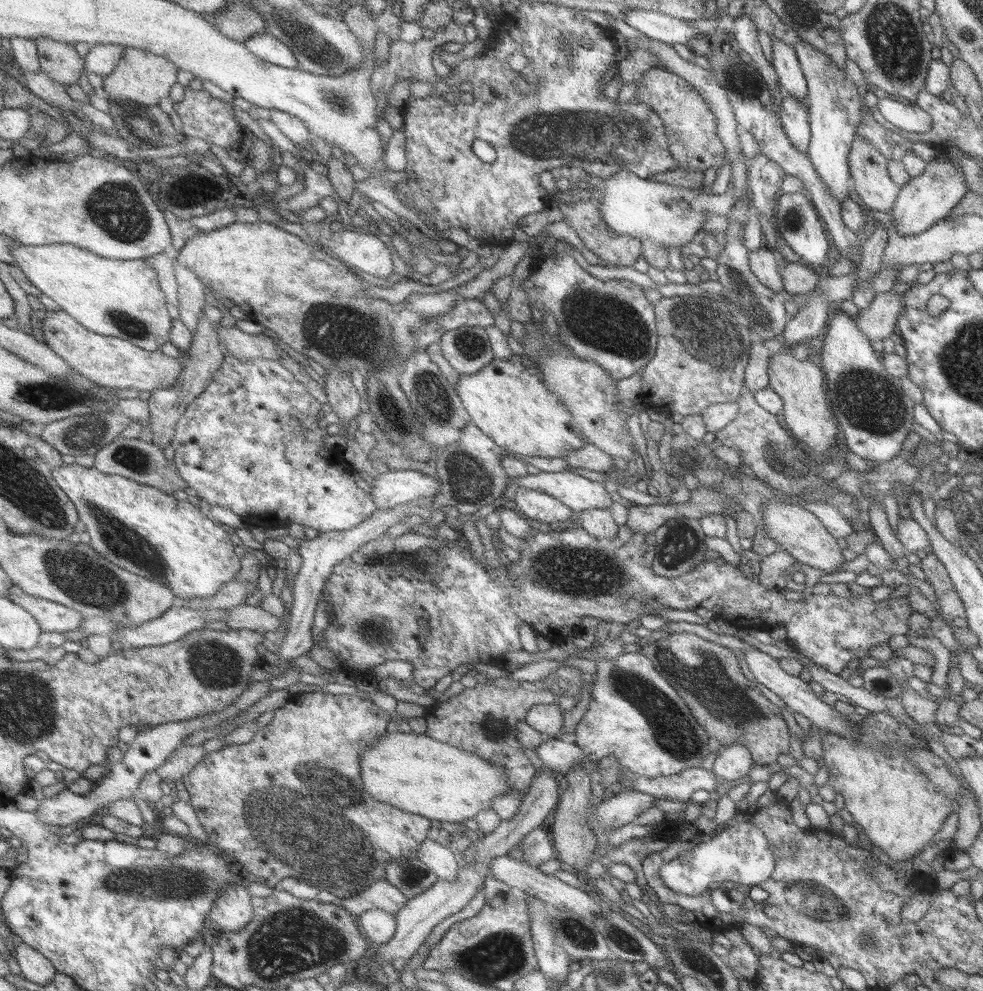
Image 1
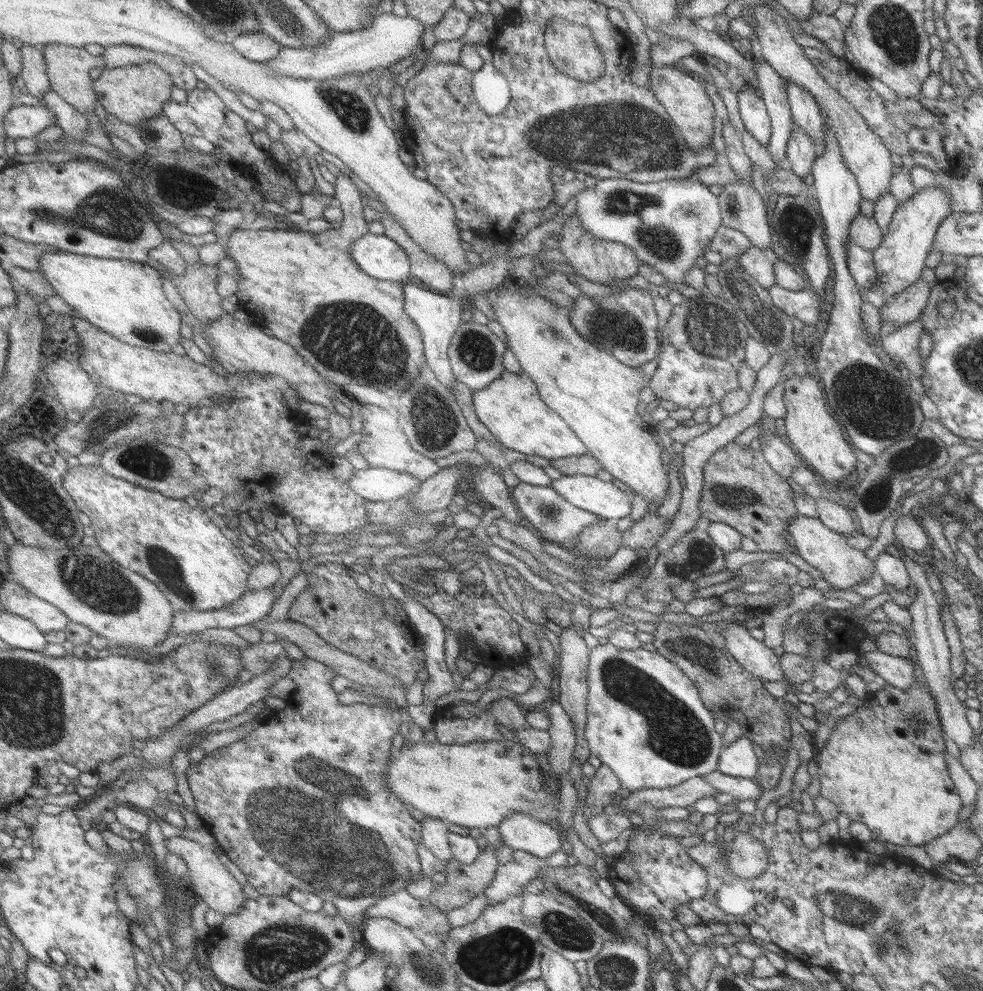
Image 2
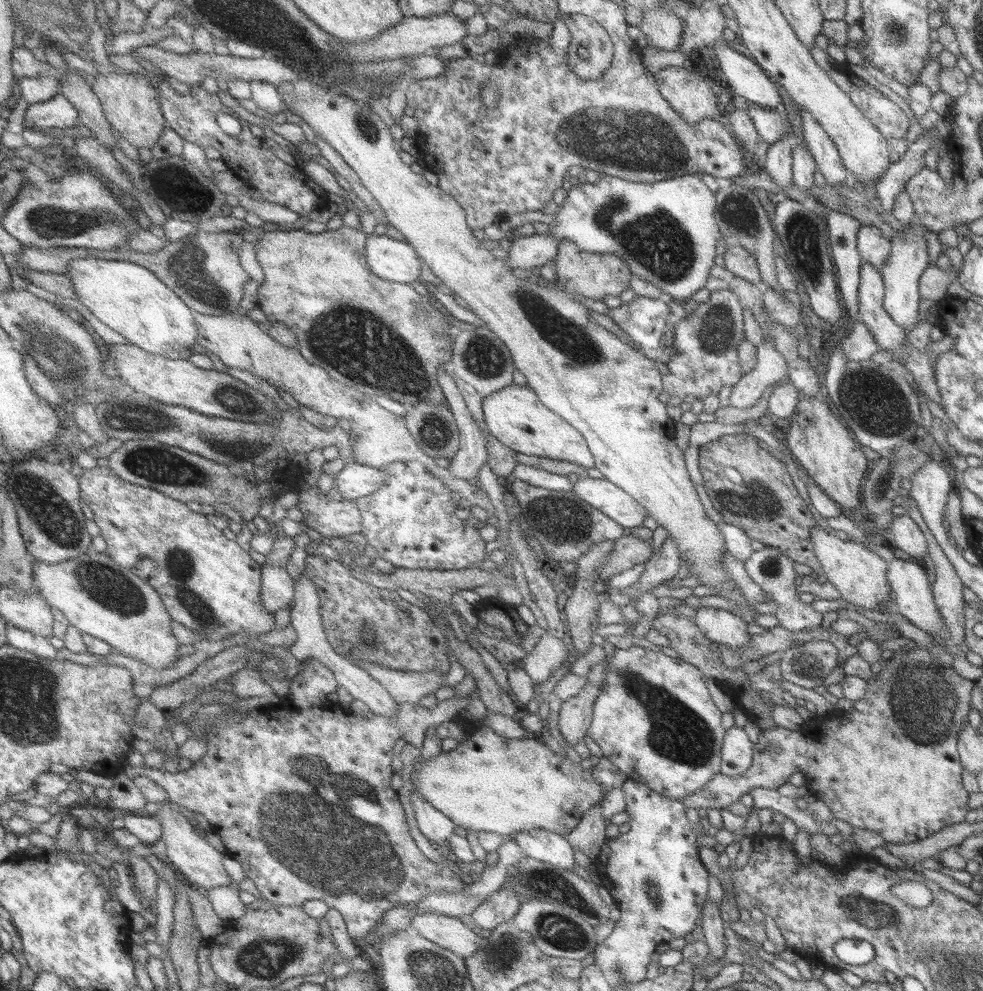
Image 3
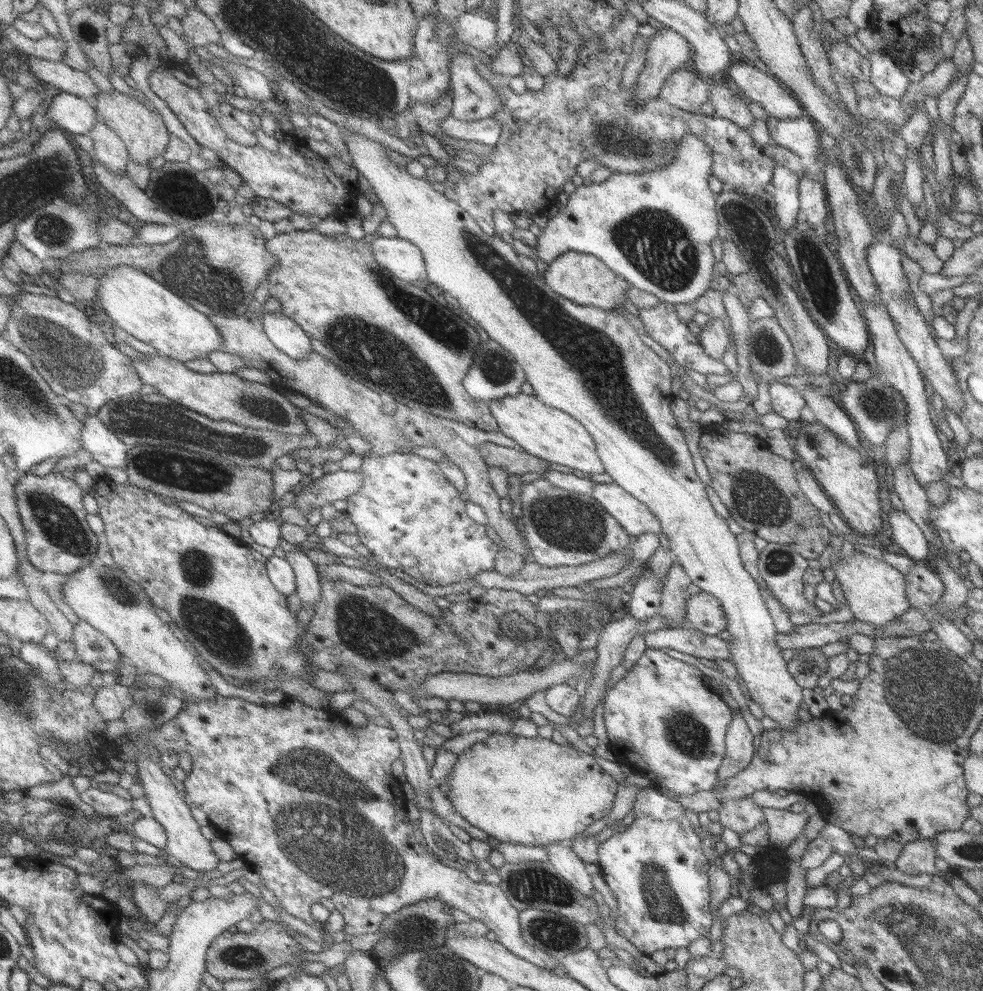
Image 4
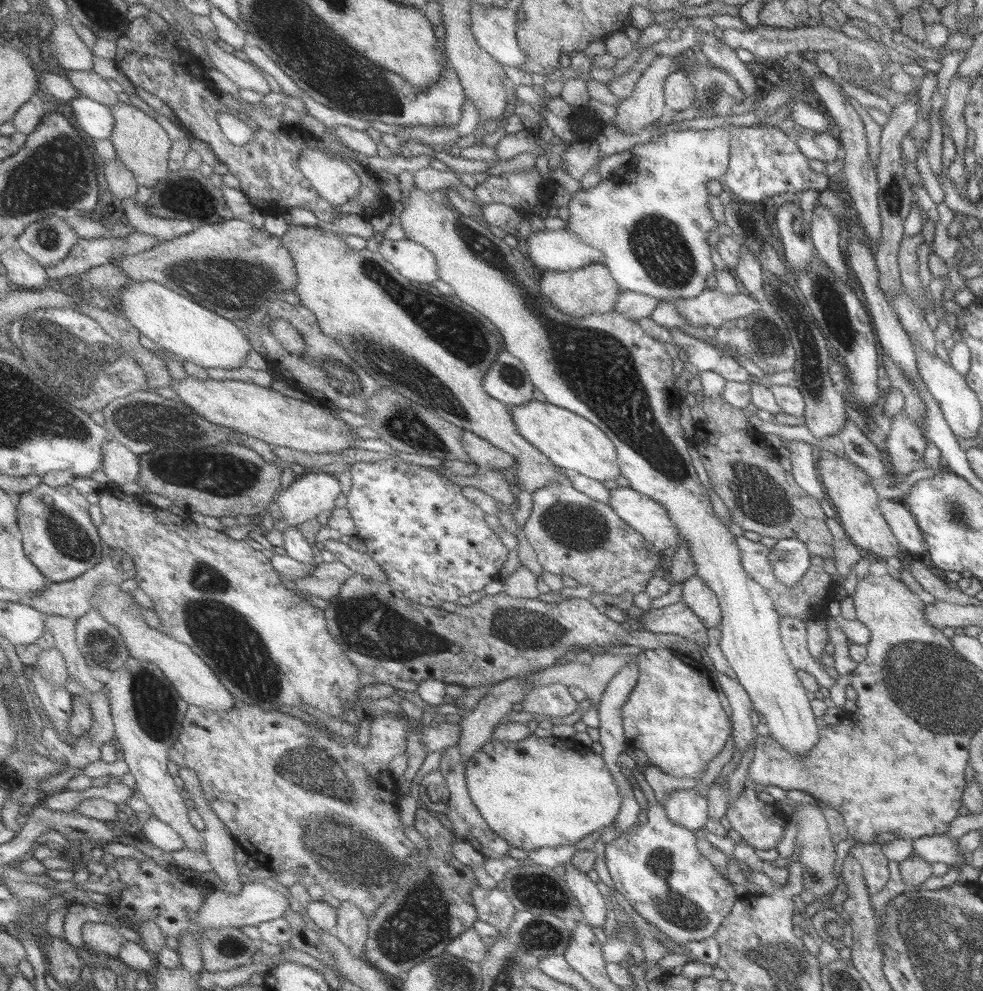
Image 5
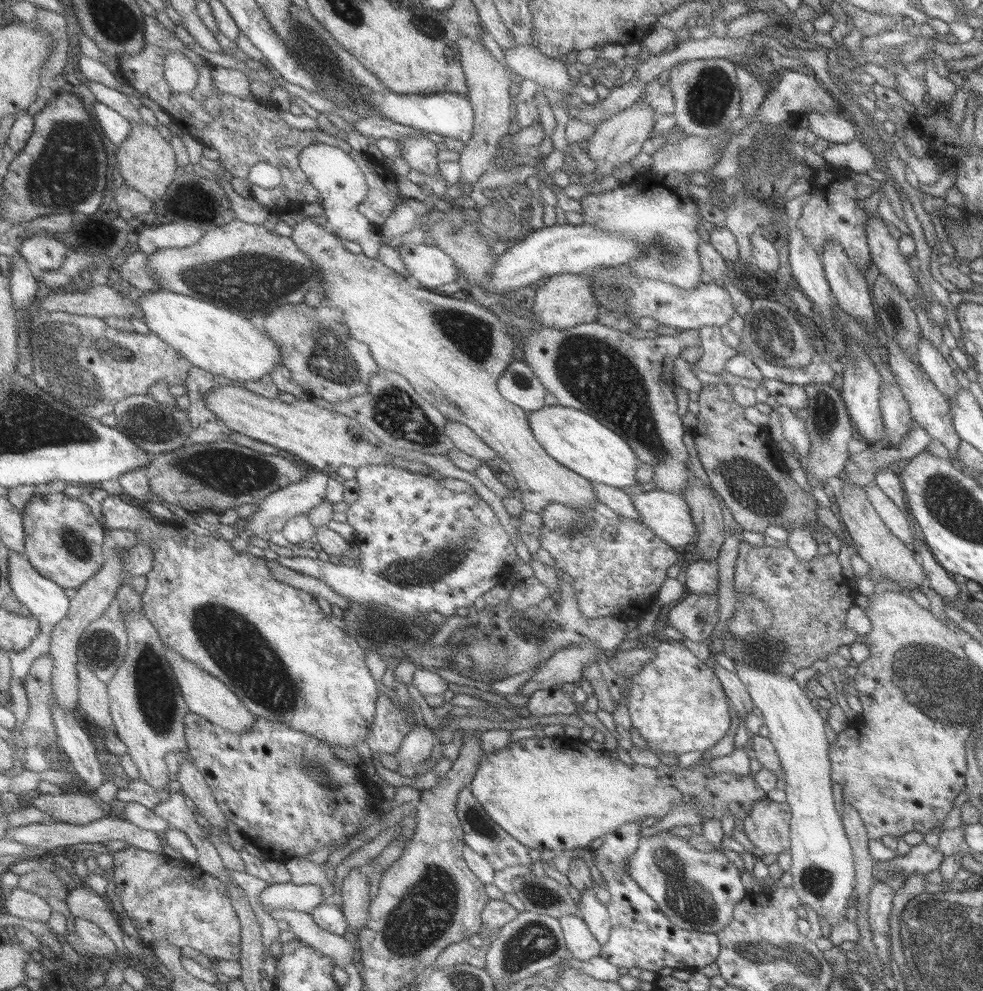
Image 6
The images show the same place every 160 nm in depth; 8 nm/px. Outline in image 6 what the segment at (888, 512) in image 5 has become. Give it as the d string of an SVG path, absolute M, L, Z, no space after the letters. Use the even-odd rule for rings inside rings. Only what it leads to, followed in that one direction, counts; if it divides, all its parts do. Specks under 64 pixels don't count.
M868 484L864 490L869 505L874 509L887 531L891 532L891 535L894 535L895 538L903 542L903 545L911 549L913 533L911 533L911 527L909 527L905 515L899 511L899 508L895 507L895 504L877 486Z

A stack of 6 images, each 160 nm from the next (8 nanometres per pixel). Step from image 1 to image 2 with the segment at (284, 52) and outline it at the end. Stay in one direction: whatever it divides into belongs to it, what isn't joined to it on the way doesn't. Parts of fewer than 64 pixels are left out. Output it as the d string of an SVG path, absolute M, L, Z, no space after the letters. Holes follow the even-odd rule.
M261 32L241 35L231 44L235 46L237 53L261 64L269 62L280 54L282 47L281 44Z

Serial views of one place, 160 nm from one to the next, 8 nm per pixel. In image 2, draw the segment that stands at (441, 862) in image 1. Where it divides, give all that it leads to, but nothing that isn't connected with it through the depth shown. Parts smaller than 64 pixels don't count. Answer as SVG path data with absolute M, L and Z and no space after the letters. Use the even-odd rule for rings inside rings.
M426 816L422 820L422 844L439 860L451 860L452 848L448 823L440 818Z

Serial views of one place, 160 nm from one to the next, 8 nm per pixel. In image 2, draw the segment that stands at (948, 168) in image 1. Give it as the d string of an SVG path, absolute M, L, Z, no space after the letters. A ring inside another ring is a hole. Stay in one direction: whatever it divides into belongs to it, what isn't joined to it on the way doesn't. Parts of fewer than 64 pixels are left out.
M928 186L898 205L882 233L880 245L870 252L877 280L869 289L857 288L862 303L869 303L879 311L891 297L903 292L919 278L923 260L932 250L937 225L948 215L949 199L946 190L940 186ZM774 284L774 286L767 289L767 293L775 308L778 308L790 319L797 318L803 324L814 323L818 317L818 311L825 308L821 299L809 287L792 292Z

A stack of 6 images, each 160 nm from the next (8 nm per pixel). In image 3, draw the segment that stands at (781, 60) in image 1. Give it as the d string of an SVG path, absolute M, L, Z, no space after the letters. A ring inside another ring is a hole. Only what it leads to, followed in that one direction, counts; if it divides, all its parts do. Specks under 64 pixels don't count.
M801 111L801 138L807 152L813 158L819 174L829 186L843 185L845 168L841 165L837 150L823 129L810 114Z

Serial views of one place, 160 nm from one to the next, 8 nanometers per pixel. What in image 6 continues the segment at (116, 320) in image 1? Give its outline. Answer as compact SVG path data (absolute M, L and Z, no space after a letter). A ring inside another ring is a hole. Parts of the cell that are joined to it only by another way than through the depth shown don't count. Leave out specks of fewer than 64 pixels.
M165 289L136 294L135 298L140 306L138 317L147 324L150 332L164 338L187 357L192 366L209 371L217 377L251 382L265 379L282 364L284 356L275 339L264 329L259 330L250 318L235 314L235 311Z

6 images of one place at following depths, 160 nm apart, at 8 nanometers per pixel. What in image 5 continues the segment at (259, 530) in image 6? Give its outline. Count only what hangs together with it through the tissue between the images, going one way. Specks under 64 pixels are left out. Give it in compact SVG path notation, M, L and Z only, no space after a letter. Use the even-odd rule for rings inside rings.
M305 471L278 494L274 507L283 515L281 521L287 528L297 527L316 519L321 512L333 511L339 494L343 494L343 486L331 473Z

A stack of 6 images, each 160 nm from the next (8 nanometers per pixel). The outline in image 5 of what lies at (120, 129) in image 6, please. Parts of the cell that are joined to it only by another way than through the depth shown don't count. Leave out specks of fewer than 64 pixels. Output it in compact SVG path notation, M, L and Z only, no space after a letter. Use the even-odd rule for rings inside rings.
M79 97L70 103L79 130L91 140L108 140L114 134L115 115L111 108L95 99Z

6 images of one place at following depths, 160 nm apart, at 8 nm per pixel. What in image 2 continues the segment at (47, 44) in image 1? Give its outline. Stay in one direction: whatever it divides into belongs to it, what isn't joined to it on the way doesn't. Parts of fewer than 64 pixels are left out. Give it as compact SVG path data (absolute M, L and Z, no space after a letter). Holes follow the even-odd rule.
M63 44L47 45L42 48L47 64L47 76L49 76L52 90L61 98L69 101L77 110L90 117L97 108L98 96L94 90L94 80L90 76L91 70L96 67L103 68L105 59L89 54L85 48L65 46Z

